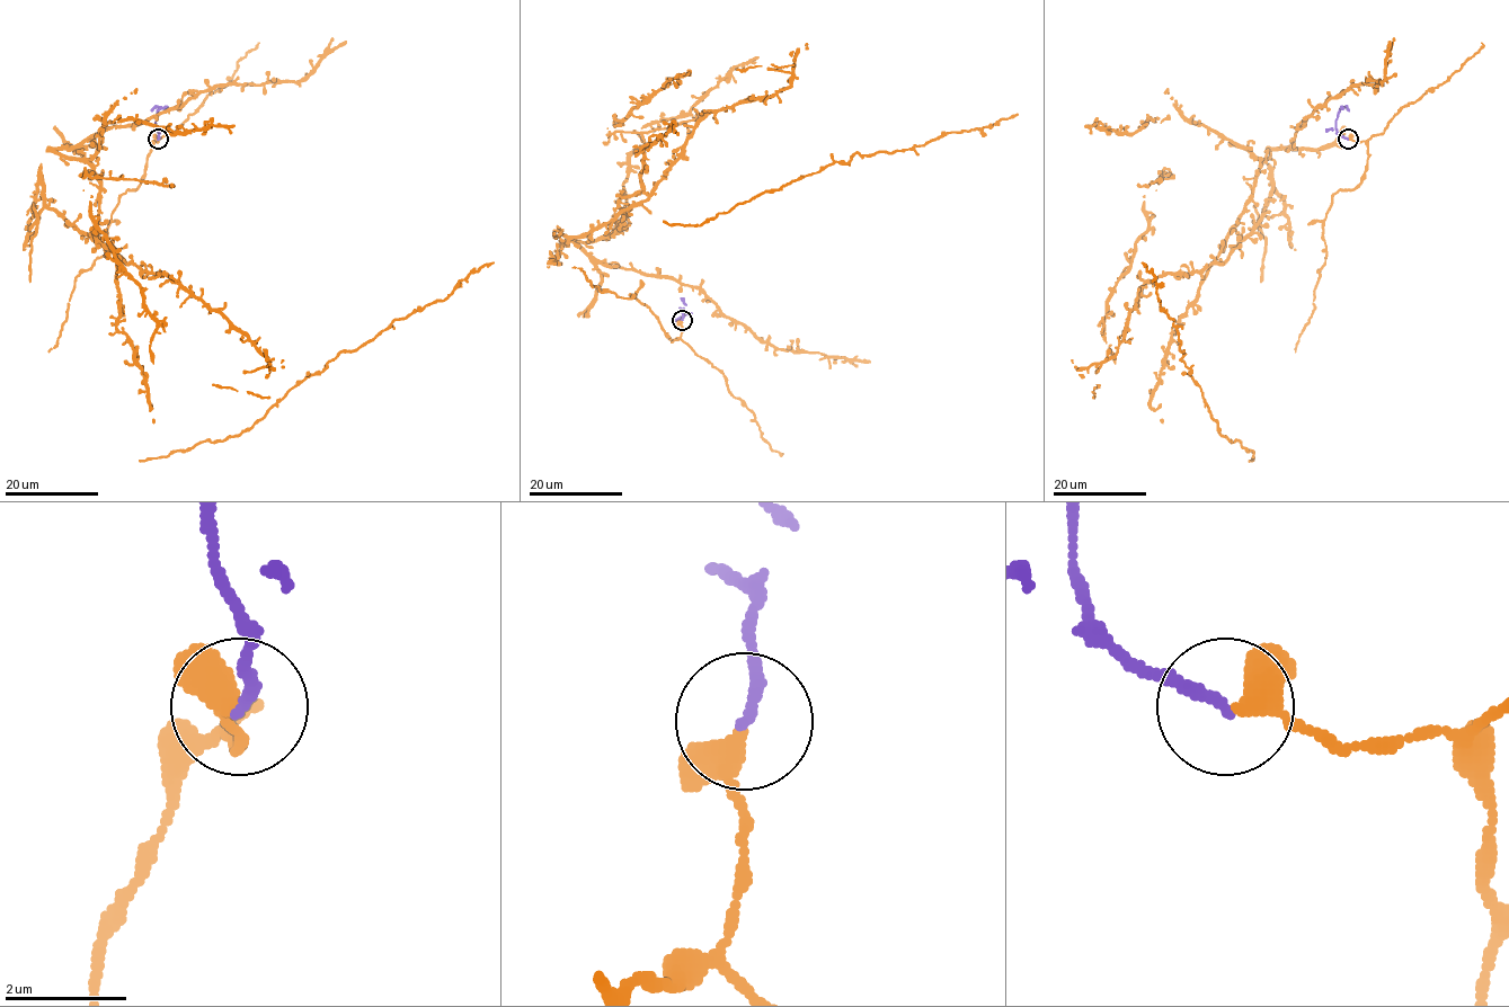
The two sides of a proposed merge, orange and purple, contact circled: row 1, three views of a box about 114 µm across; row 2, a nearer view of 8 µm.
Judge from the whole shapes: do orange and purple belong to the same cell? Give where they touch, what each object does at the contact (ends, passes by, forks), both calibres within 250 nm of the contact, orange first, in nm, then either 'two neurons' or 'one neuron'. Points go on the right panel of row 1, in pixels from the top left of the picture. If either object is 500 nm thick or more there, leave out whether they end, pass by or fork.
place (1348, 139); orange passes by; purple ends; calibres 320 and 190 nm; one neuron

